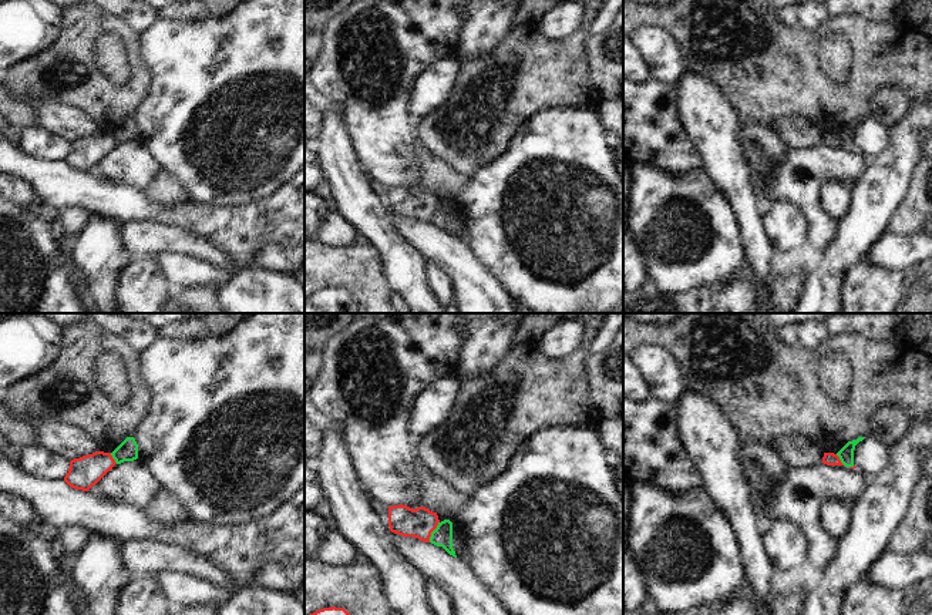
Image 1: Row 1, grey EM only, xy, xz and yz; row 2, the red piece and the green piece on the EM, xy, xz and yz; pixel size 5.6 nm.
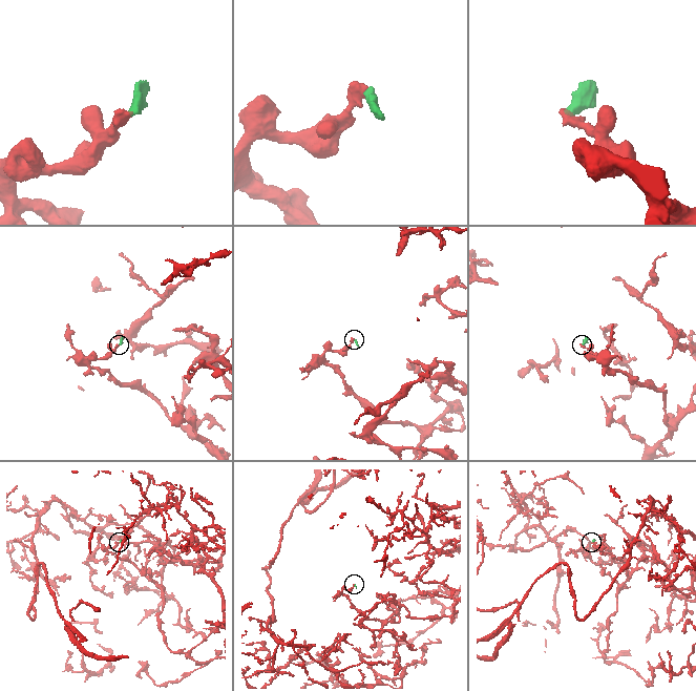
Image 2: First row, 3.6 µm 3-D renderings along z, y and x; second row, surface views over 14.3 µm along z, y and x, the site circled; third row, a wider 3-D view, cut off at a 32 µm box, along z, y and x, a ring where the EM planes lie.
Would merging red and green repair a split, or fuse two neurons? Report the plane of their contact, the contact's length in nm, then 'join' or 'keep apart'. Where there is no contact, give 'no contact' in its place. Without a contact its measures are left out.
contact in xz; length 130 nm; keep apart

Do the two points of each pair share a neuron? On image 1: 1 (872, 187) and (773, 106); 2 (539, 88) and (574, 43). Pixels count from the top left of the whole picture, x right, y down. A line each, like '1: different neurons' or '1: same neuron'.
1: different neurons
2: same neuron

